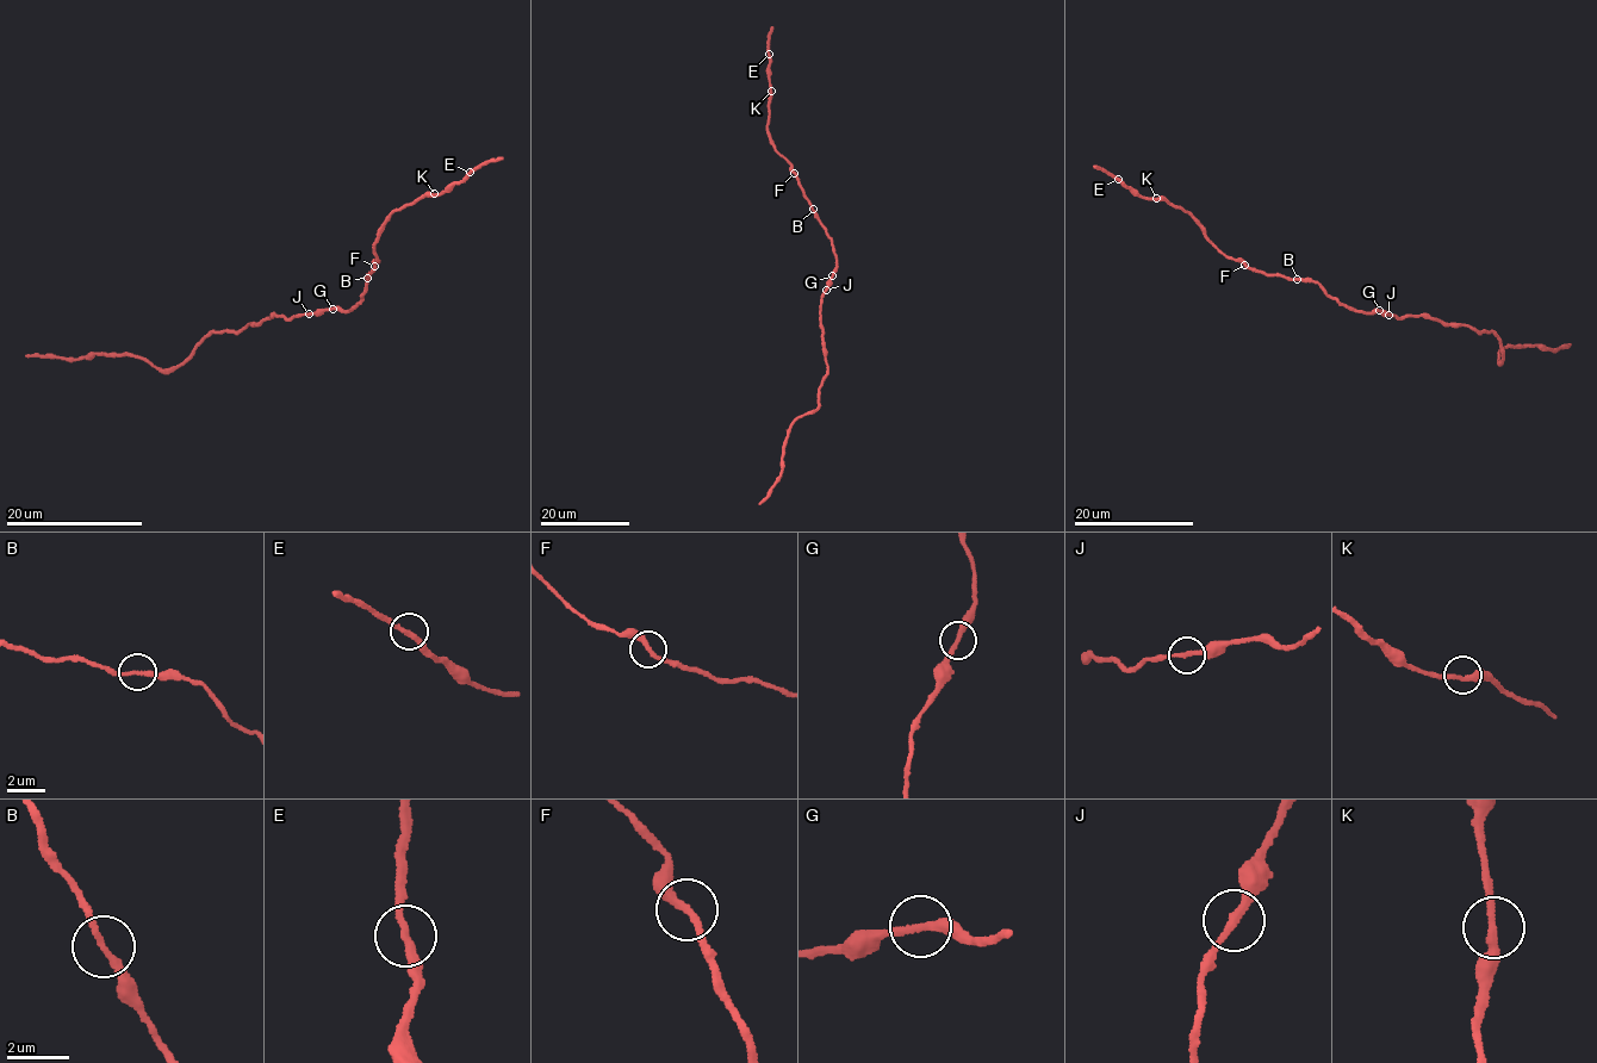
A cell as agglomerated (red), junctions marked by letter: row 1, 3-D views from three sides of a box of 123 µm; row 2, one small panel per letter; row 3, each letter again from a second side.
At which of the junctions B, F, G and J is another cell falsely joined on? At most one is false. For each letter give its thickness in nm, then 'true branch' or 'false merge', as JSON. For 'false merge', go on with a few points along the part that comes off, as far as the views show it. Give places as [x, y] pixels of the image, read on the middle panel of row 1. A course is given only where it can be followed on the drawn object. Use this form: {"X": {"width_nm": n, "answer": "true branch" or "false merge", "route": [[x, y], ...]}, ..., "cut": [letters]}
{"B": {"width_nm": 220, "answer": "true branch"}, "F": {"width_nm": 240, "answer": "true branch"}, "G": {"width_nm": 280, "answer": "true branch"}, "J": {"width_nm": 240, "answer": "true branch"}, "cut": []}

